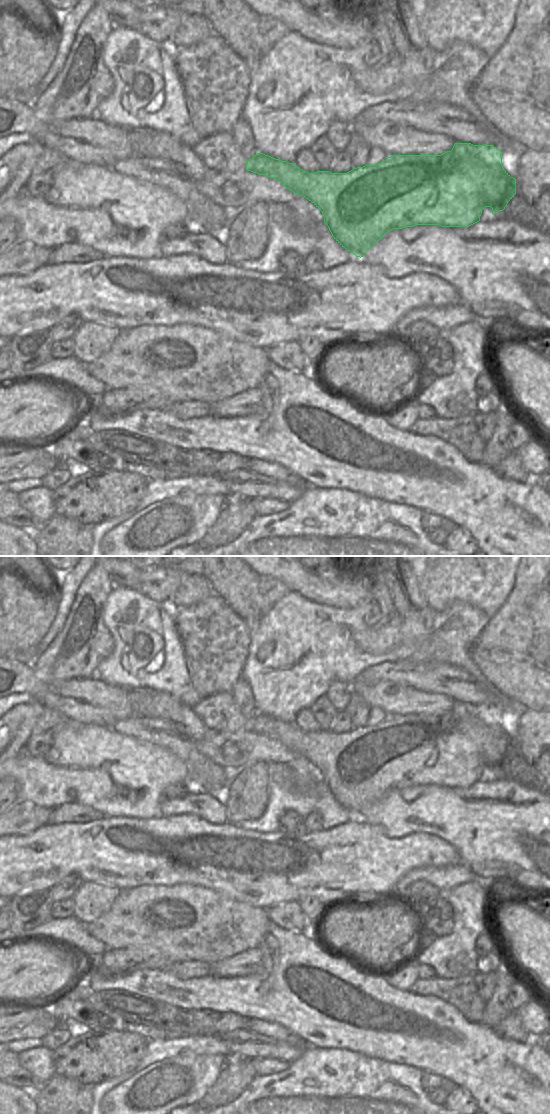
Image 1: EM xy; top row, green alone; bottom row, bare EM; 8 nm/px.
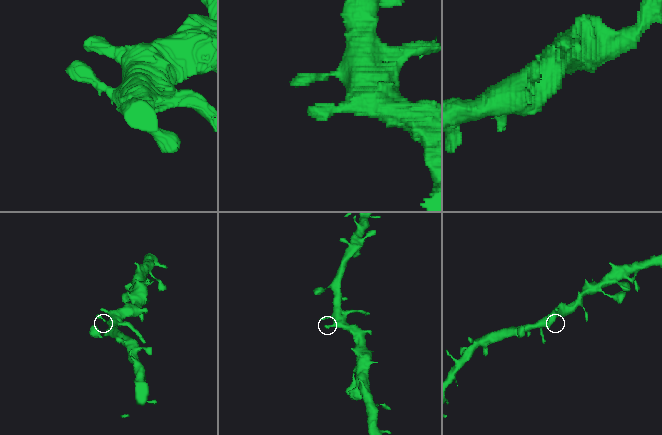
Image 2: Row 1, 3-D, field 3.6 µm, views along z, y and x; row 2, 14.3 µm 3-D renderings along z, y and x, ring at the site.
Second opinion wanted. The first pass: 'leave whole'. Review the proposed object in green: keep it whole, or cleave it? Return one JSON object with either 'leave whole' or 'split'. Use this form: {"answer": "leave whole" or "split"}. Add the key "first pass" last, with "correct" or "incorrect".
{"answer": "leave whole", "first pass": "correct"}

